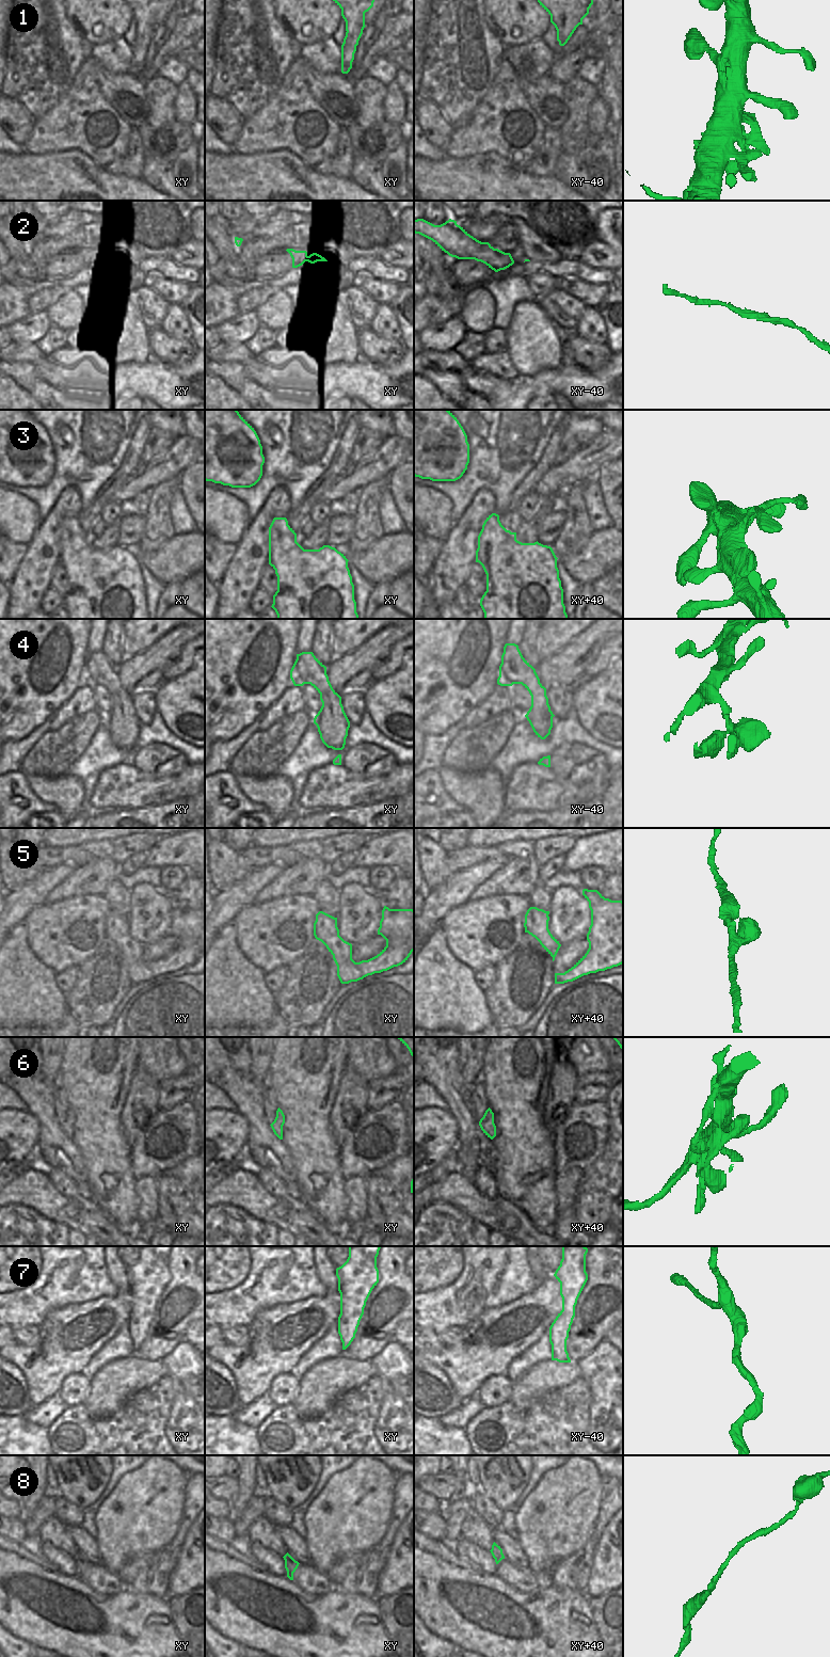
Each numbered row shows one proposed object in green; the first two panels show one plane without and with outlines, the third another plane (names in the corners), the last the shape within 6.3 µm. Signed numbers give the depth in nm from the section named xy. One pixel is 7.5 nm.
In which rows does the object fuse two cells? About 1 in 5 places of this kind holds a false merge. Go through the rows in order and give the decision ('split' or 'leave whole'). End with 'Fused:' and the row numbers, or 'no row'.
1: split
2: leave whole
3: leave whole
4: leave whole
5: leave whole
6: leave whole
7: leave whole
8: leave whole
Fused: 1

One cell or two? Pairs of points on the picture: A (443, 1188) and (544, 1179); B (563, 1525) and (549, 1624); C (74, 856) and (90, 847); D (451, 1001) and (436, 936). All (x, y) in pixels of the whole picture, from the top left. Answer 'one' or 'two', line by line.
A: two
B: two
C: two
D: one

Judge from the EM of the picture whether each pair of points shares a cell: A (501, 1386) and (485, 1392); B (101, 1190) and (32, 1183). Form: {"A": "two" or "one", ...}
{"A": "one", "B": "two"}

